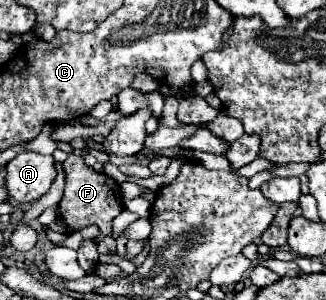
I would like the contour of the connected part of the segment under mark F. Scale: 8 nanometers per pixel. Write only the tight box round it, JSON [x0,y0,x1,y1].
[57,154,123,242]

